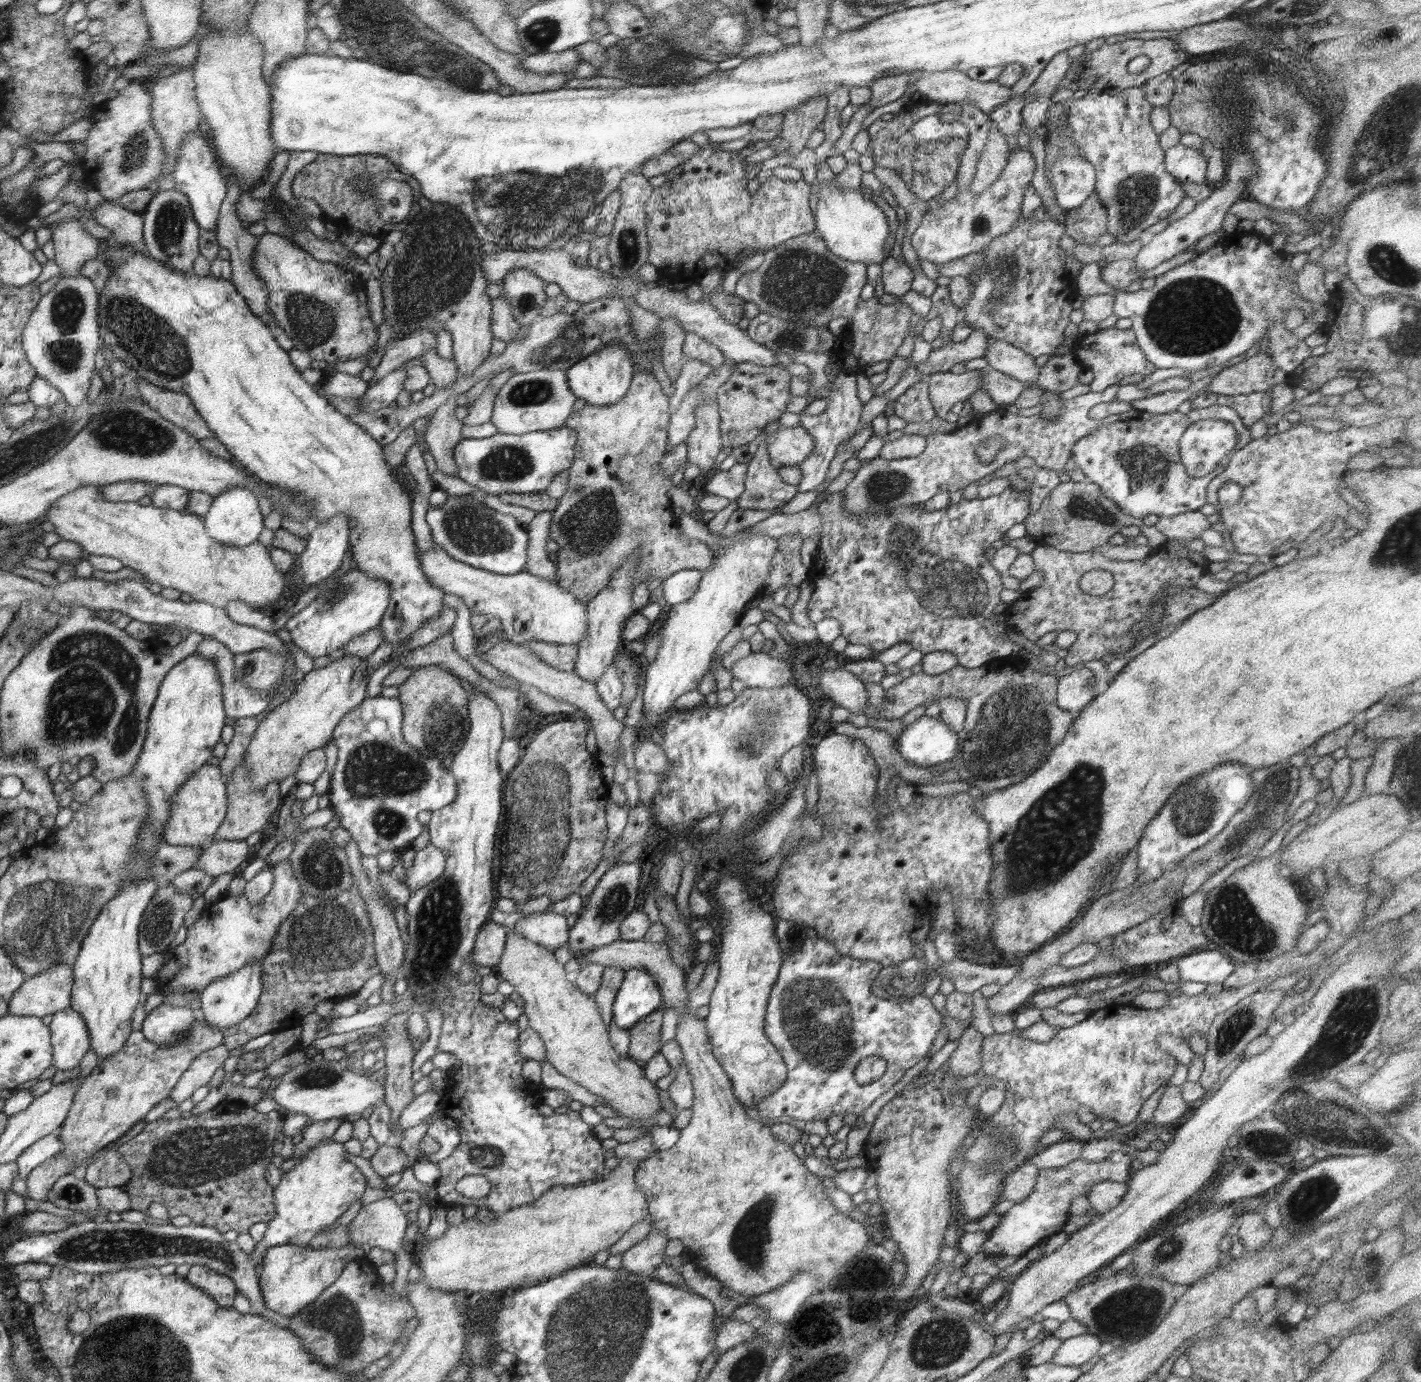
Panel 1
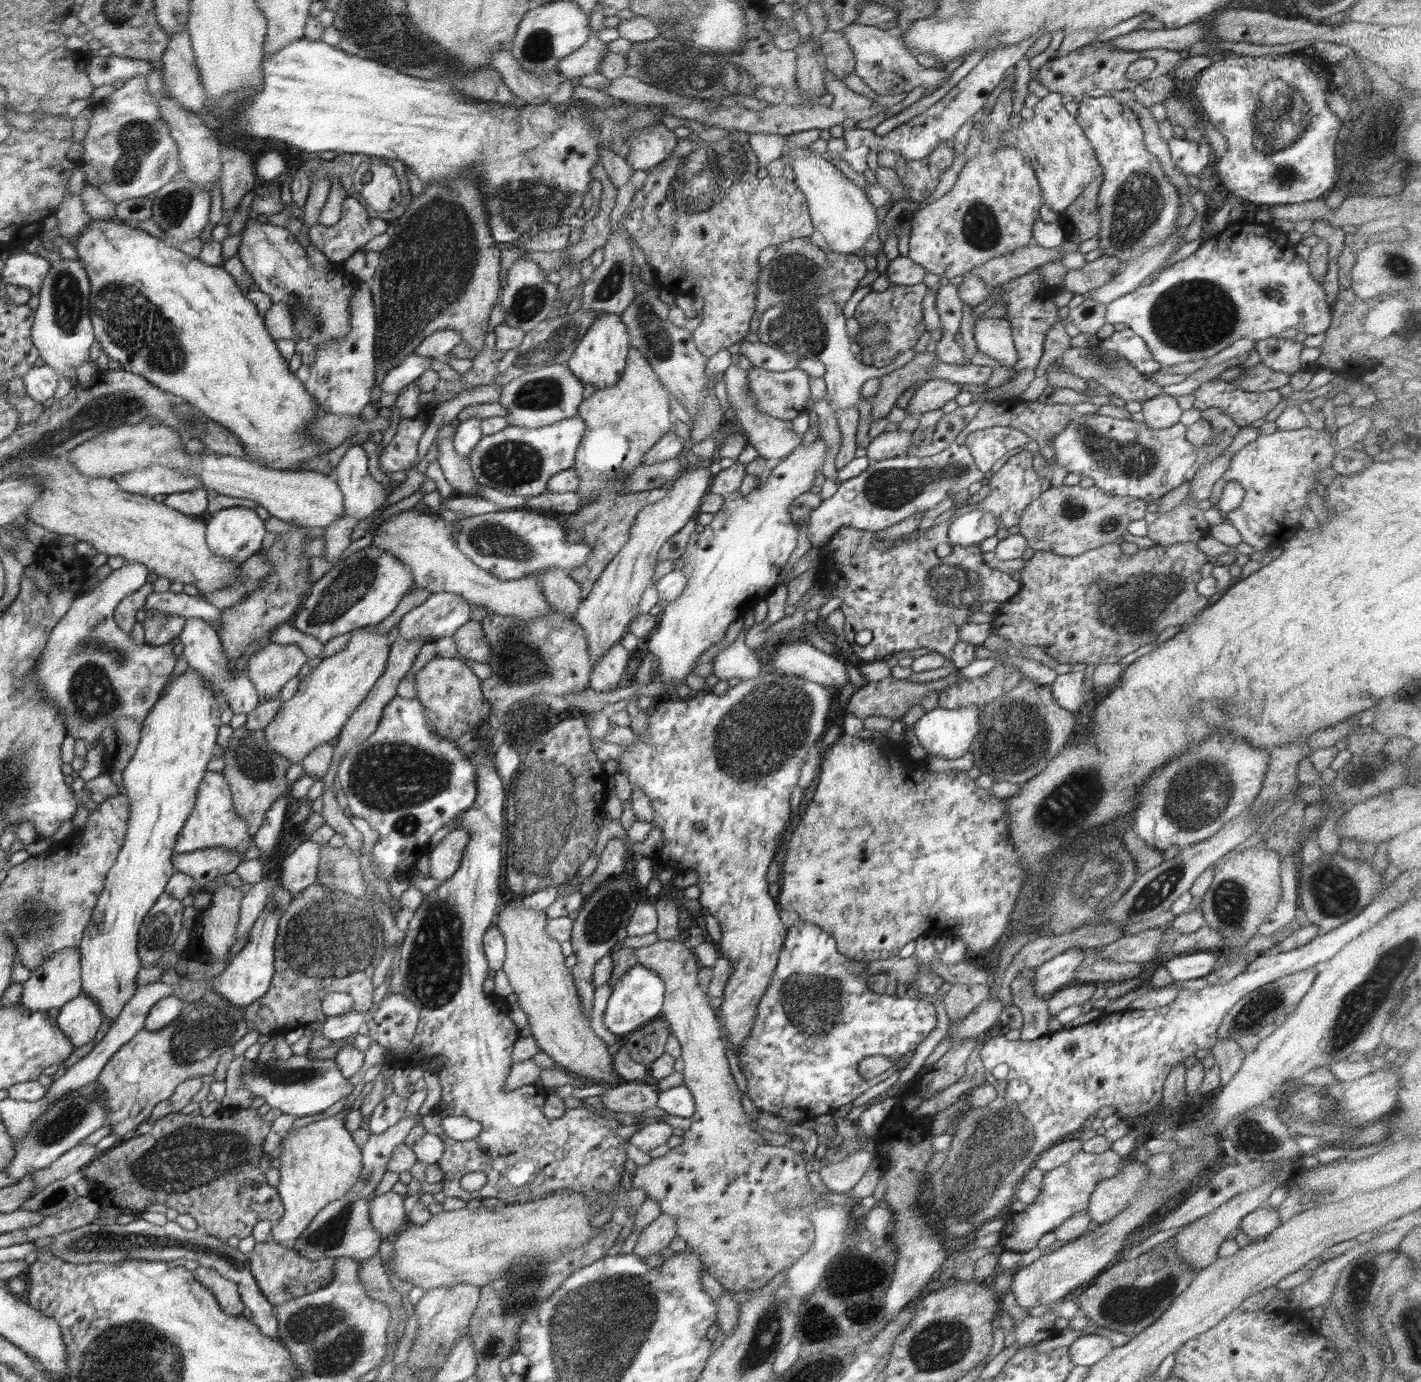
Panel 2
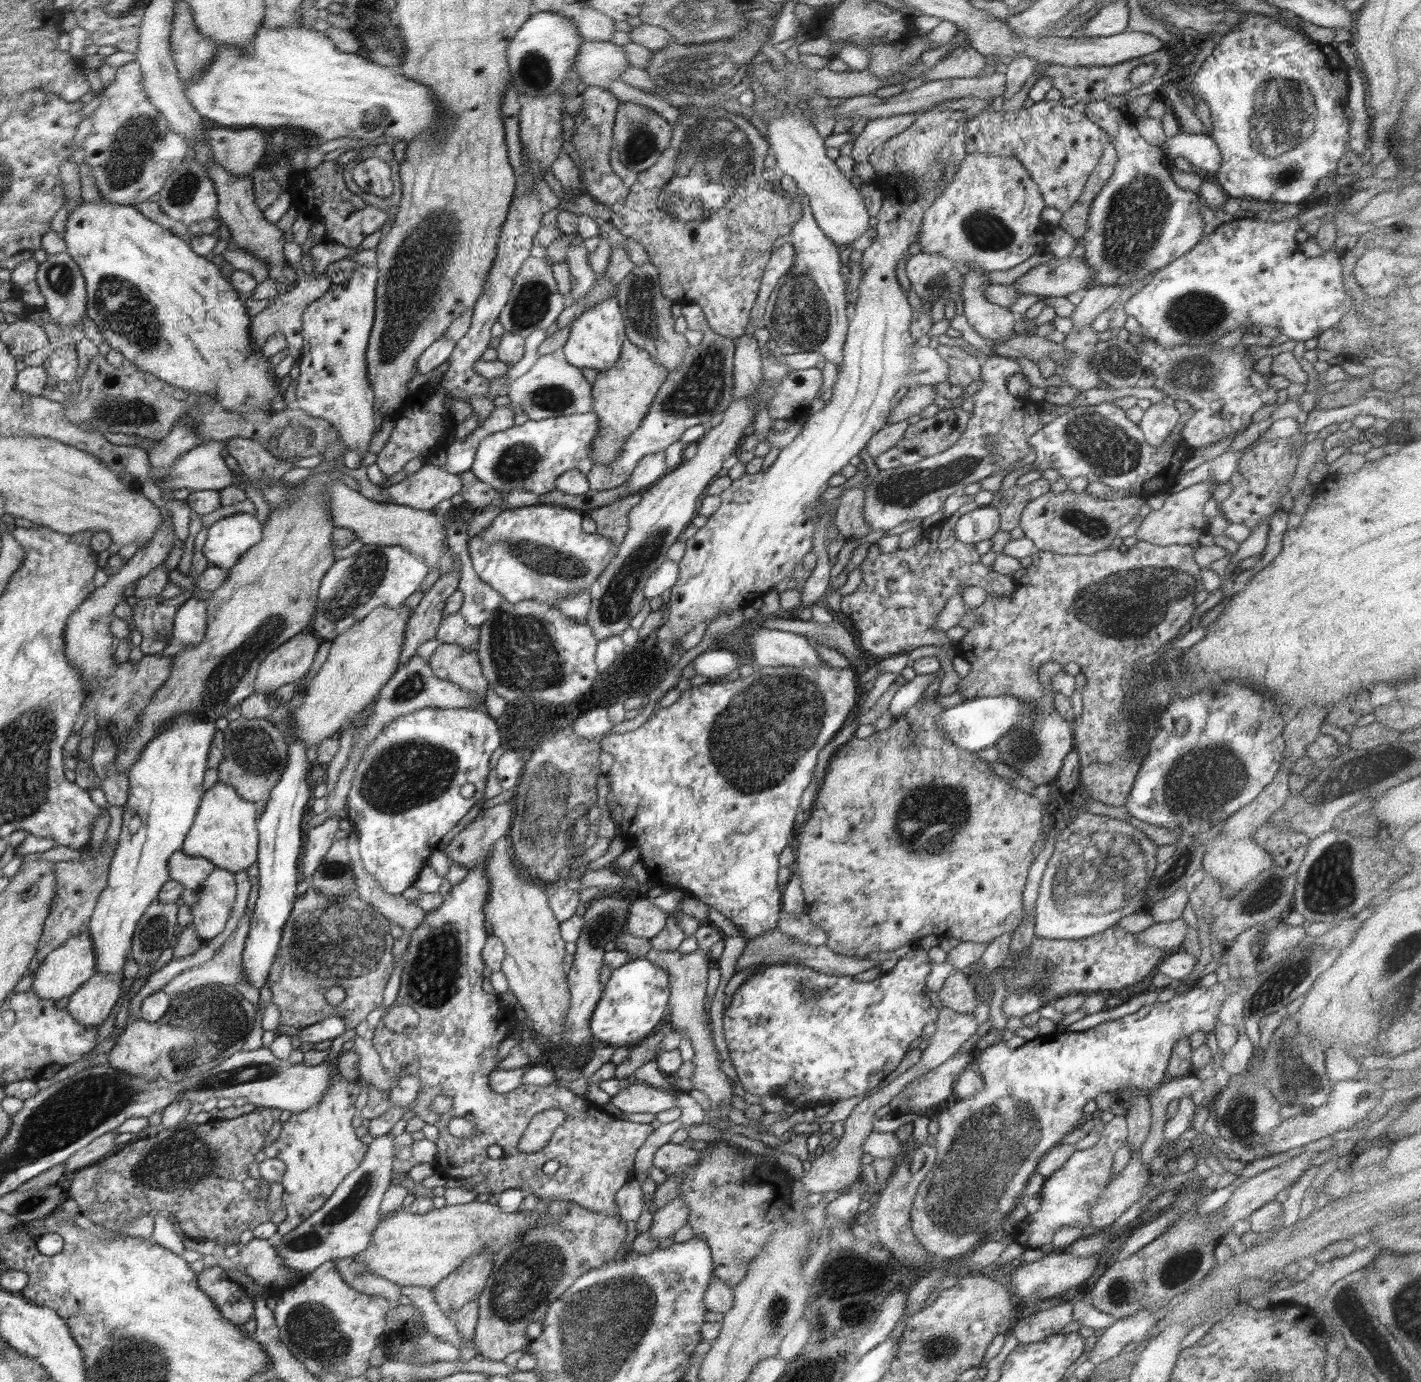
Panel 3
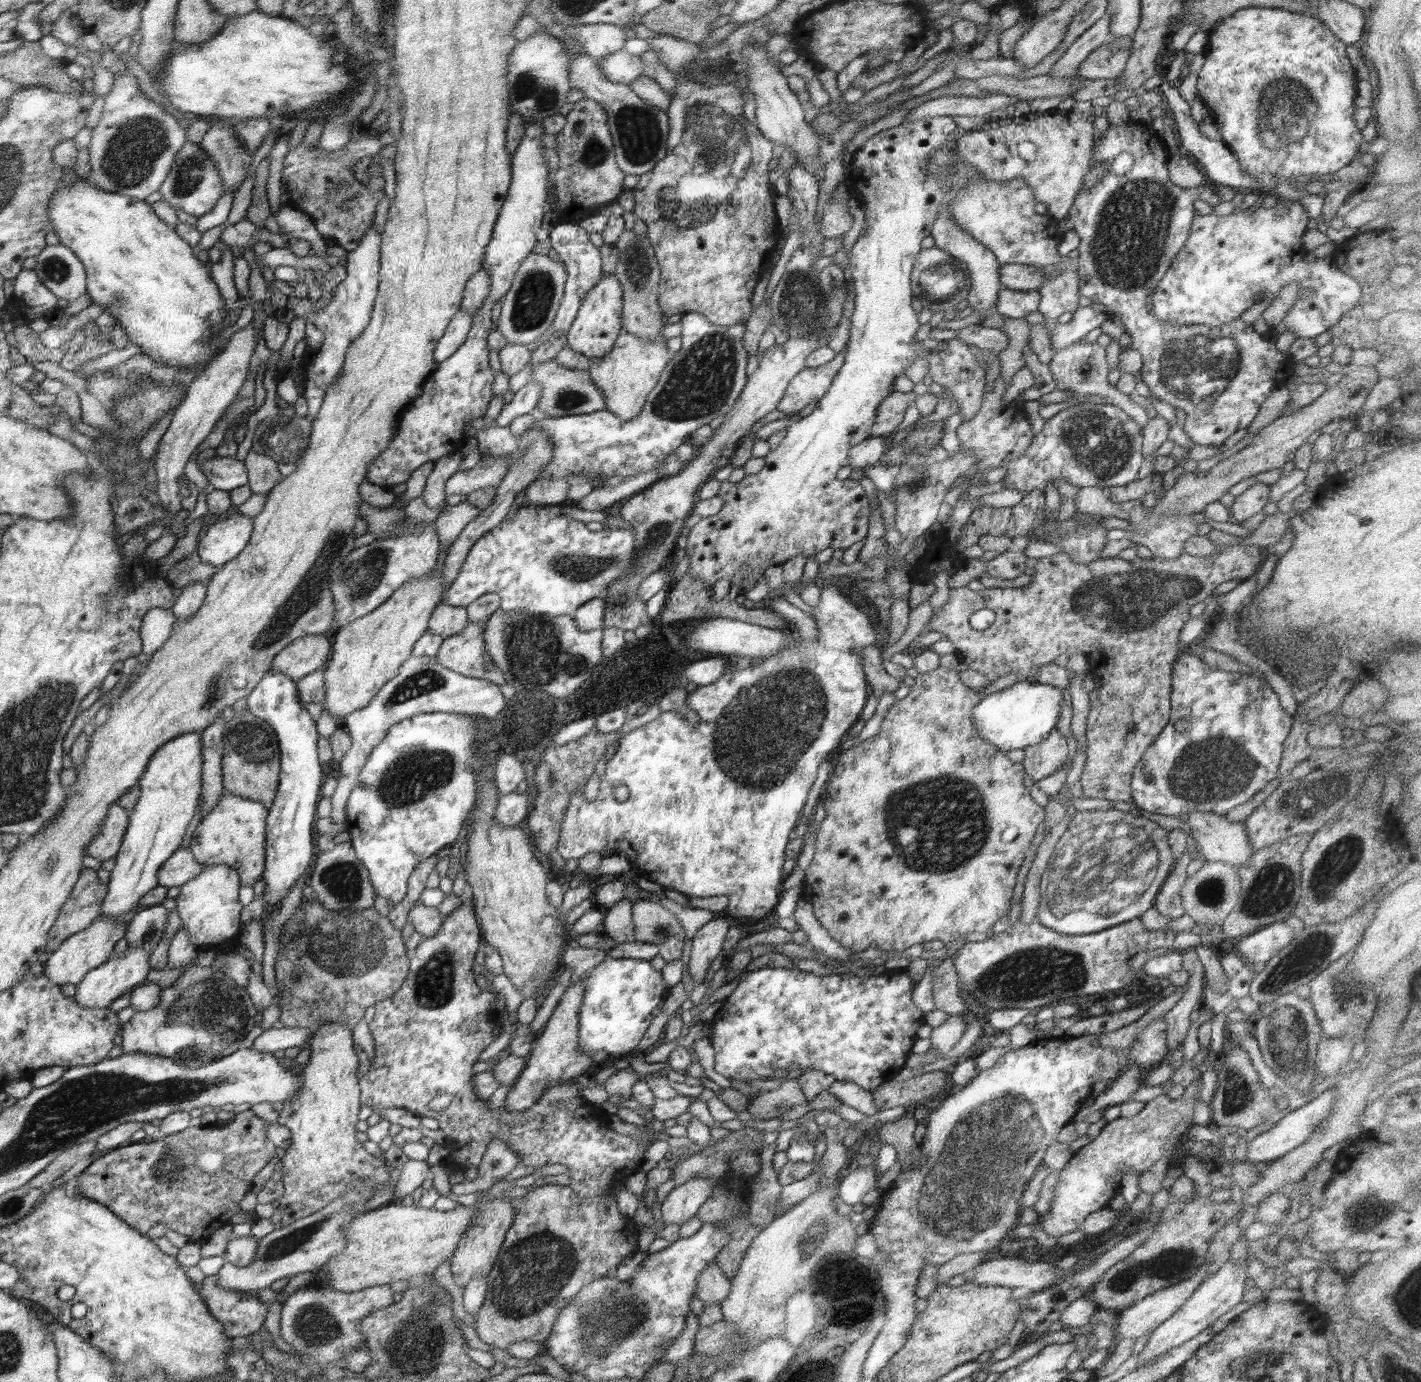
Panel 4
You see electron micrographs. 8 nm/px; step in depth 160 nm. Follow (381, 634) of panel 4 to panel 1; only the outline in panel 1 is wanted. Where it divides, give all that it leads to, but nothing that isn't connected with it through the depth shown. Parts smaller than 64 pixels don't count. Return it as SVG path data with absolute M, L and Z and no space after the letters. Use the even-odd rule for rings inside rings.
M343 656L298 679L295 690L258 724L243 754L243 763L252 768L253 788L264 788L273 780L294 774L310 751L326 747L341 720L368 696L367 657Z

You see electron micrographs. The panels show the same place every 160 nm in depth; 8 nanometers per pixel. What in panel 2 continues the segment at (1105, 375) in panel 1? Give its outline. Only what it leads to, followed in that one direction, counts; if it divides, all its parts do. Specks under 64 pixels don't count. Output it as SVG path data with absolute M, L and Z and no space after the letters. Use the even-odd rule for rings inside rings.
M1130 327L1114 331L1109 338L1100 340L1098 345L1110 352L1116 351L1143 375L1153 375L1162 368L1161 364L1153 359L1144 339Z

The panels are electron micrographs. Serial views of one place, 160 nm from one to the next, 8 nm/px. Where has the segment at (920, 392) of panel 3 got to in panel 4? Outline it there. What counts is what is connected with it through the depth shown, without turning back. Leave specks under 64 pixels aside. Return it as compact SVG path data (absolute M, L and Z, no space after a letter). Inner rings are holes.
M893 391L880 403L877 408L875 423L870 428L870 437L887 437L898 424L904 420L904 414L908 404L915 402L917 394L914 391L899 392Z

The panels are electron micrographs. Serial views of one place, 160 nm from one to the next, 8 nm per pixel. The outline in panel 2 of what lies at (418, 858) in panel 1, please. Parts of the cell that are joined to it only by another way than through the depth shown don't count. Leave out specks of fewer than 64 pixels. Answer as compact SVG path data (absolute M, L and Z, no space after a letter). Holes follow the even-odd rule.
M457 828L448 833L434 847L428 855L432 878L445 881L452 873L455 873L468 839L469 832L463 828Z

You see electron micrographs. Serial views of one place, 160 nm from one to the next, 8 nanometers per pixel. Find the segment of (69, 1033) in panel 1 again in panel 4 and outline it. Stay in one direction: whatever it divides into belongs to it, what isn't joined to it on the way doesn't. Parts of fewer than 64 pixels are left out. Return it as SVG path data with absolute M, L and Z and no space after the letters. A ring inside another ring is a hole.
M142 946L128 947L127 950L120 954L119 958L109 959L105 964L98 968L94 968L89 975L82 980L82 983L76 985L75 998L77 1003L85 1005L86 1008L106 1008L108 1004L112 1004L116 998L120 998L122 994L134 990L134 986L146 978L150 966L148 966L148 952L150 950L142 949Z

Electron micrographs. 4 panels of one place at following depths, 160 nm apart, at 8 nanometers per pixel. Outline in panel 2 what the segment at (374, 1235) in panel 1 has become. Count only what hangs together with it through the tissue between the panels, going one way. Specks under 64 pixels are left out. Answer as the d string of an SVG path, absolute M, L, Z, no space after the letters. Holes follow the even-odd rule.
M390 1191L382 1196L376 1196L371 1202L372 1225L381 1233L381 1239L386 1241L397 1234L407 1224L408 1216L404 1209L403 1196Z

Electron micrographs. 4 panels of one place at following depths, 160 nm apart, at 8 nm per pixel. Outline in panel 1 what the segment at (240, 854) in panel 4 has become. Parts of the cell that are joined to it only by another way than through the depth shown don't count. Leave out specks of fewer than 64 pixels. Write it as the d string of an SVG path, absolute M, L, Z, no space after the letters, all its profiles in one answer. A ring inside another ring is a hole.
M217 763L205 765L173 796L173 803L169 806L169 822L165 824L164 839L168 844L183 847L201 847L204 843L212 843L225 820L228 812L228 781L223 778L221 768Z

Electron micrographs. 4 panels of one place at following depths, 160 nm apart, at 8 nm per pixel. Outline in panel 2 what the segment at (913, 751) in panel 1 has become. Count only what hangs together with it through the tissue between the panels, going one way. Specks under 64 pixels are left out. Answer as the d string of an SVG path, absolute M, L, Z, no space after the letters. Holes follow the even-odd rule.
M970 704L962 708L946 709L936 707L914 723L914 734L918 738L919 751L943 759L960 758L969 750L976 734L980 732L980 705Z

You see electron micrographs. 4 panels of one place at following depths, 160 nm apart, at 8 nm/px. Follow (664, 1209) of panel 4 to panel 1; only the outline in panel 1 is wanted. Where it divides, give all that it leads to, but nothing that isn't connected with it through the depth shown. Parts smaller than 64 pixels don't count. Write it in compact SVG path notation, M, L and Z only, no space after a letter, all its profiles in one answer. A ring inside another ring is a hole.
M652 1230L640 1242L632 1245L622 1254L622 1268L638 1276L651 1277L665 1258L669 1238L666 1233Z

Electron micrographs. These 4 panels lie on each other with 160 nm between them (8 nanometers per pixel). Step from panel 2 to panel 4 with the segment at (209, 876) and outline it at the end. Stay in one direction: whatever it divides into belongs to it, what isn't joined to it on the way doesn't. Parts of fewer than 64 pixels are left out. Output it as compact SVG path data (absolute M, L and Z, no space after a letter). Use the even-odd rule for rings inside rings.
M179 848L162 866L160 870L160 886L172 888L182 886L201 874L204 865L199 862L193 852Z

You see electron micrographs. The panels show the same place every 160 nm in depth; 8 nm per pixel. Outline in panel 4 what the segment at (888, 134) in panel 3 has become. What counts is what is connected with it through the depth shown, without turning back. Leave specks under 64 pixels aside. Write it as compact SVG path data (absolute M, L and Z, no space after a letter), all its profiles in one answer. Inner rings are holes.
M990 94L990 96L982 96L982 98L944 95L920 104L918 108L914 108L914 110L905 117L904 121L909 122L909 120L936 116L983 118L984 115L990 115L991 112L996 110L1006 112L1009 106L1013 106L1017 102L1019 101L1016 97L1002 94Z

